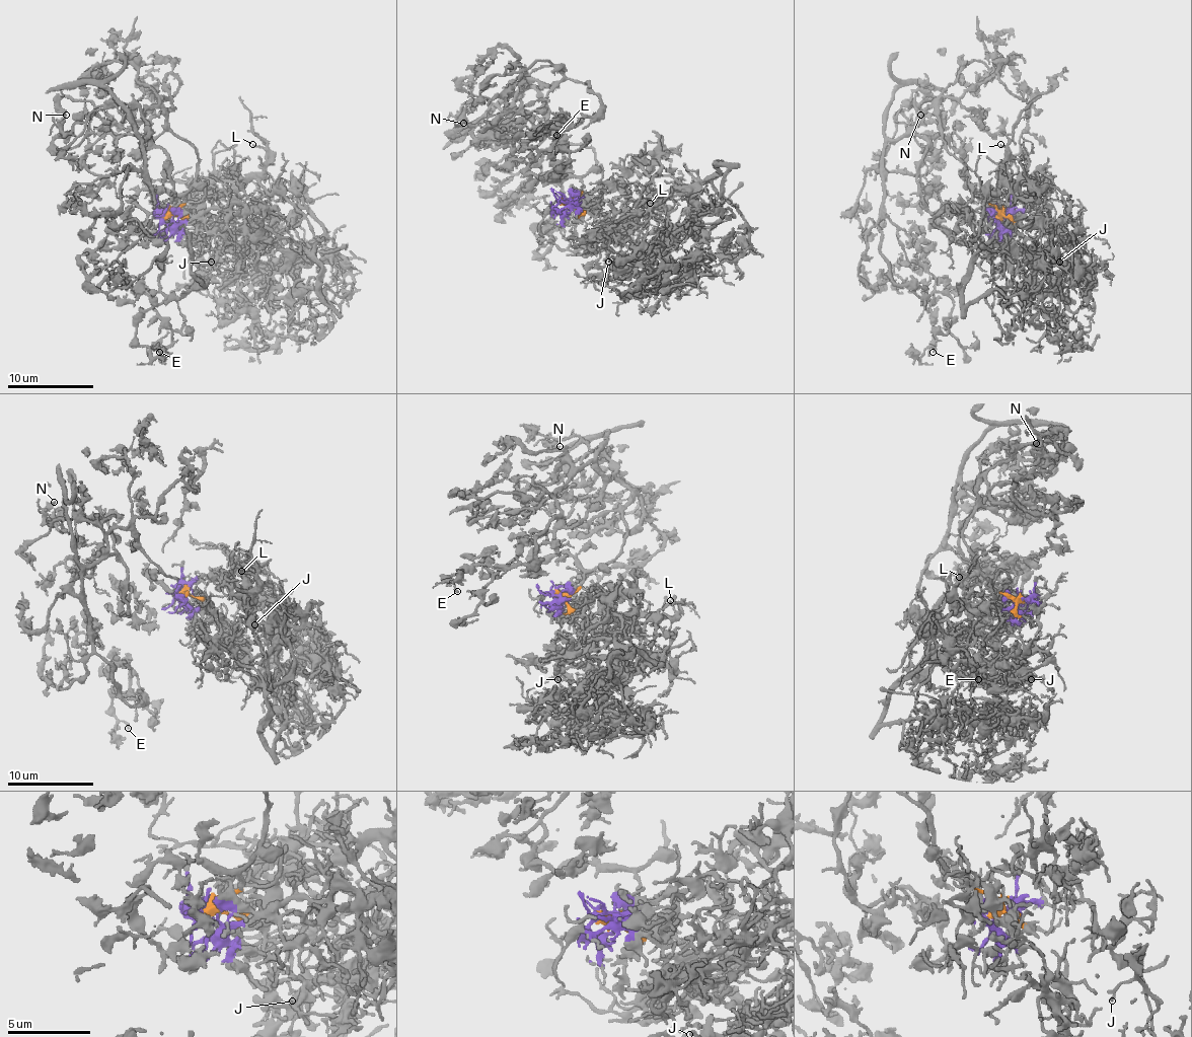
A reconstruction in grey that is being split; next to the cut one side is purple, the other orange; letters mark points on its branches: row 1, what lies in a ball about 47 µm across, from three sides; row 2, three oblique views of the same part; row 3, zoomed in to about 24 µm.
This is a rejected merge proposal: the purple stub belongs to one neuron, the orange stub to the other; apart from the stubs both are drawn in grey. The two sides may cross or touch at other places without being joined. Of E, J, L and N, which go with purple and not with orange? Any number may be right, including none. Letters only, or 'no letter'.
J, L

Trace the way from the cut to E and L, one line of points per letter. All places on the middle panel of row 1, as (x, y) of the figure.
E: (560, 200), (581, 192), (596, 152), (540, 125), (540, 88), (587, 82), (600, 107), (533, 136), (557, 136)
L: (560, 200), (562, 226), (572, 226), (577, 238), (617, 234), (648, 206), (660, 206), (662, 211), (650, 202)

